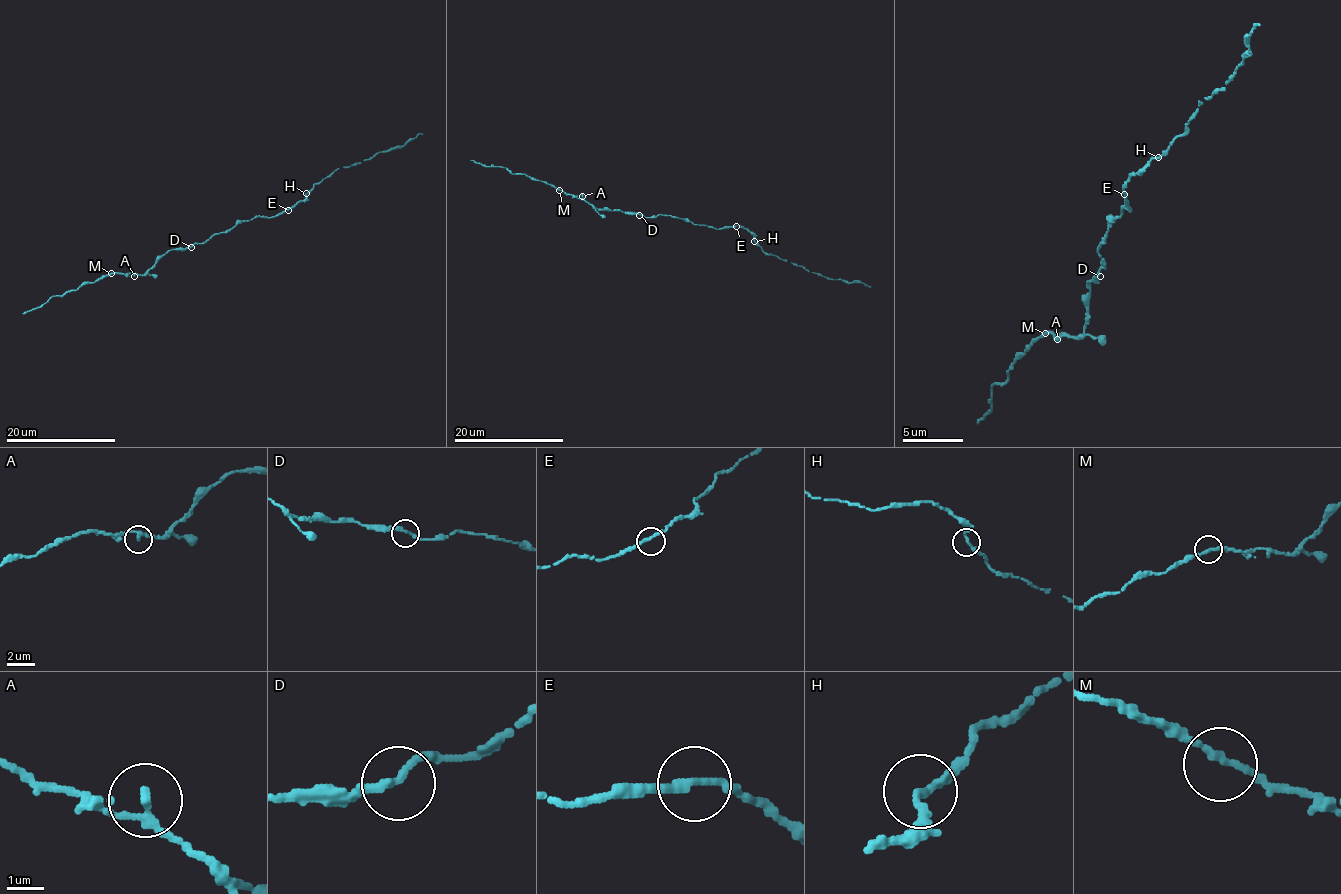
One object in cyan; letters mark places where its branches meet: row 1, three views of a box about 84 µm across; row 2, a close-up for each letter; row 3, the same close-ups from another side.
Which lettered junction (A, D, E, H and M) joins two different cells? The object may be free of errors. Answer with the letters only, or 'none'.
none

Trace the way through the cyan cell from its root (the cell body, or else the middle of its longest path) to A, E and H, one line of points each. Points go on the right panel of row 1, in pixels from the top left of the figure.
A: (1106, 236), (1097, 249), (1106, 267), (1090, 282), (1084, 330), (1078, 336), (1060, 336), (1057, 339)
E: (1106, 236), (1109, 224), (1121, 215), (1121, 209), (1124, 206), (1130, 209), (1124, 194)
H: (1106, 236), (1109, 224), (1121, 215), (1121, 209), (1124, 206), (1130, 209), (1124, 194), (1124, 182), (1157, 158)

